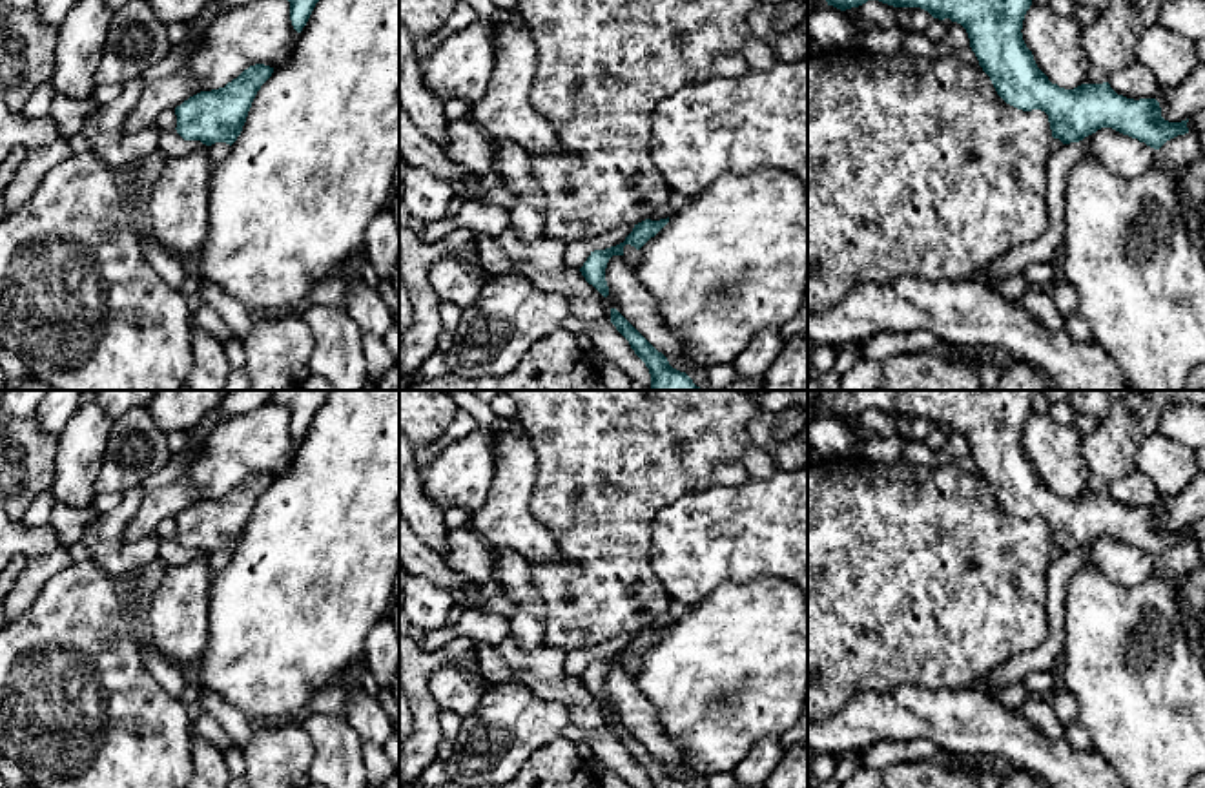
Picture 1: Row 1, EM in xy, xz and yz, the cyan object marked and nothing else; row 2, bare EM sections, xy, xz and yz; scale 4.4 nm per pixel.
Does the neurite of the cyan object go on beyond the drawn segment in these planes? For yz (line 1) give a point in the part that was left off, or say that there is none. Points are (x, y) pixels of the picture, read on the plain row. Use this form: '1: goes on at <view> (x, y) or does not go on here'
1: does not go on here

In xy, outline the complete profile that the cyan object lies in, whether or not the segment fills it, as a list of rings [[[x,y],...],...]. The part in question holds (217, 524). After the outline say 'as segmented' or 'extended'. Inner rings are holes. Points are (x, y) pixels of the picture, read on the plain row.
[[[255,472],[224,496],[201,500],[175,516],[177,542],[184,549],[233,553],[242,540],[252,511],[273,476]]]; as segmented

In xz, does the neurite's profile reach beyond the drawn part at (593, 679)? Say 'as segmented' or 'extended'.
as segmented

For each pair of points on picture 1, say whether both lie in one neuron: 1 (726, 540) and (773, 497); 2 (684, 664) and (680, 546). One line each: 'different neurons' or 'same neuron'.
1: same neuron
2: different neurons

